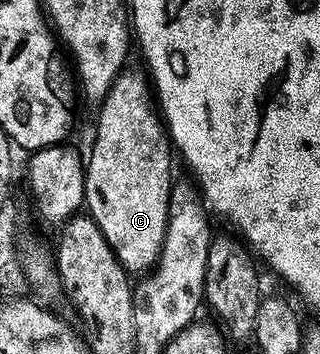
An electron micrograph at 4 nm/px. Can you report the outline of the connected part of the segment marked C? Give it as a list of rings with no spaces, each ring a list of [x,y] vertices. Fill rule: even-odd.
[[[125,69],[124,73],[116,79],[116,83],[112,86],[112,91],[108,94],[108,99],[99,107],[100,123],[96,126],[96,143],[92,146],[92,159],[89,157],[86,162],[86,173],[88,175],[86,182],[86,210],[93,221],[96,222],[98,228],[101,229],[103,236],[109,242],[110,248],[116,253],[125,270],[132,276],[137,276],[137,274],[144,276],[155,270],[166,244],[168,217],[170,216],[170,204],[172,203],[172,187],[174,185],[174,179],[172,179],[172,154],[174,158],[174,147],[171,138],[168,136],[168,127],[158,109],[158,103],[154,97],[154,87],[147,73],[140,71],[139,74],[138,71],[132,69]]]

